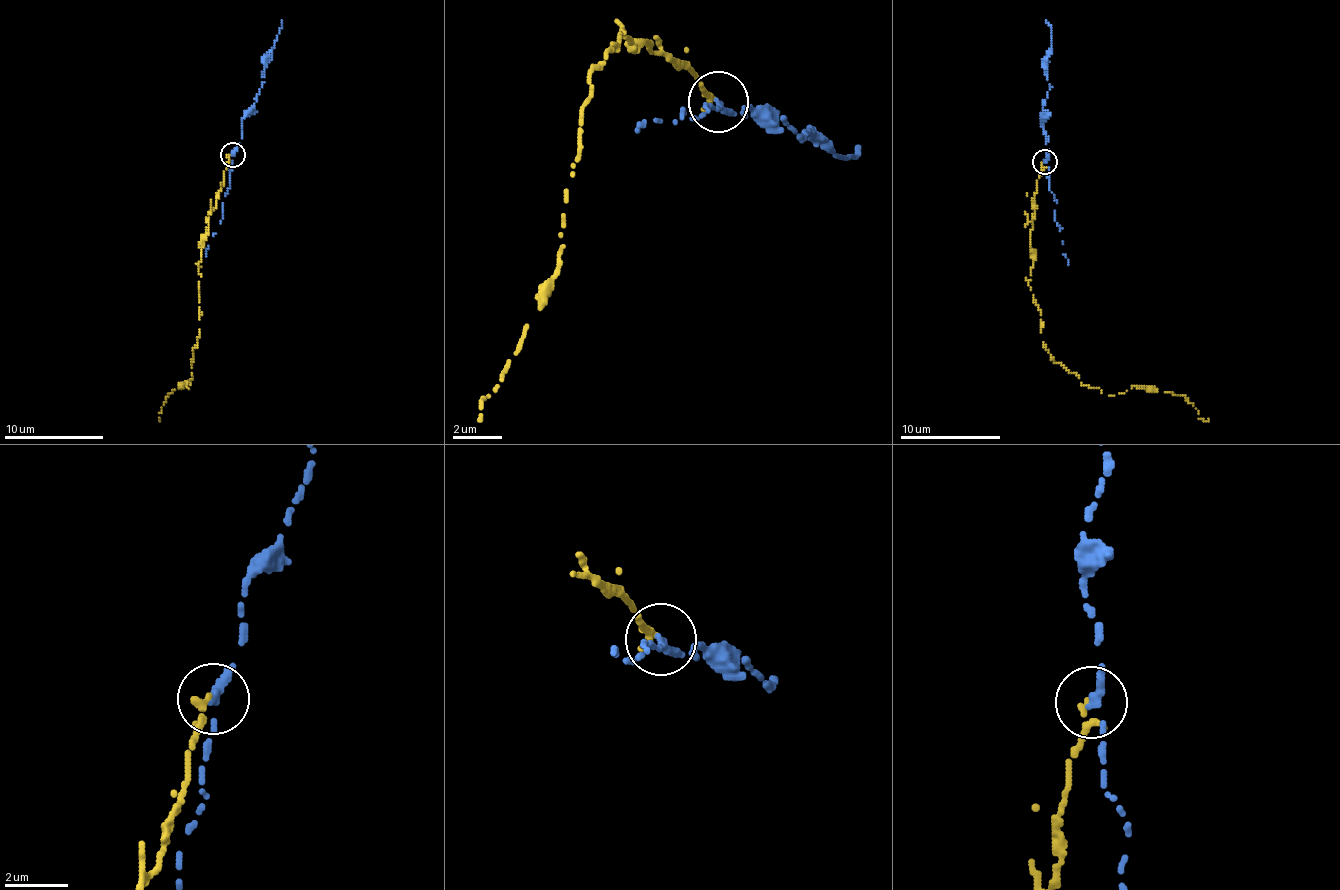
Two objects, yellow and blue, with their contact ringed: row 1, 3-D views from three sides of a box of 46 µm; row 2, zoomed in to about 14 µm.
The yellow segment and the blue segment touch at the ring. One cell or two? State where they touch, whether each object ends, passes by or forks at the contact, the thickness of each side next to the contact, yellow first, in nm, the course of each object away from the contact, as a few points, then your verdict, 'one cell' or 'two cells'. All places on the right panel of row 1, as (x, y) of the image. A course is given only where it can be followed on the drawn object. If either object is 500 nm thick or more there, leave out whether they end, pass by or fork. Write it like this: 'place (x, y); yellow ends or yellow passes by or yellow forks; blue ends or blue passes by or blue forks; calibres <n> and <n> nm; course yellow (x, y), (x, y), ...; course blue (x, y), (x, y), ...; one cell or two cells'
place (1044, 161); yellow passes by; blue ends; calibres 170 and 320 nm; course yellow (1044, 162), (1028, 283), (1043, 347), (1101, 393), (1152, 386), (1183, 395), (1198, 419), (1208, 419); course blue (1044, 162), (1048, 149), (1042, 107), (1049, 89), (1047, 57), (1051, 46), (1046, 20); two cells

